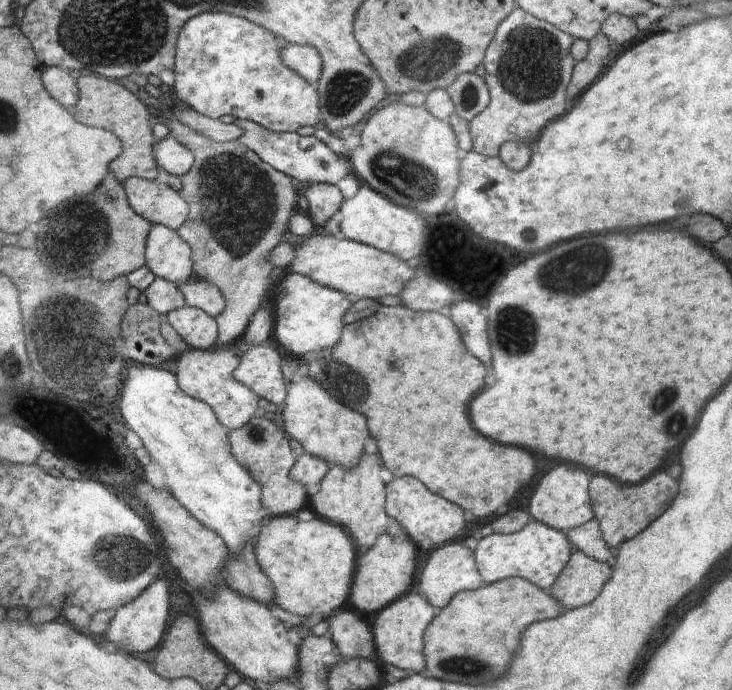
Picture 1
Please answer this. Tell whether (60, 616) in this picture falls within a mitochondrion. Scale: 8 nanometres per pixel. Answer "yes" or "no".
no

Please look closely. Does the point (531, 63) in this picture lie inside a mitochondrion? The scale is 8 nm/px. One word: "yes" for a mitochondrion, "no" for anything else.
yes

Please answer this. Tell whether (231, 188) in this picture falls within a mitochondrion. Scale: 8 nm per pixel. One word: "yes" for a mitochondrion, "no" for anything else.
yes

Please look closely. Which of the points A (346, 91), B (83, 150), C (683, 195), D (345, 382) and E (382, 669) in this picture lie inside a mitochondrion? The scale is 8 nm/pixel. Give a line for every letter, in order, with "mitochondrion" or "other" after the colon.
A: mitochondrion
B: other
C: mitochondrion
D: mitochondrion
E: other

